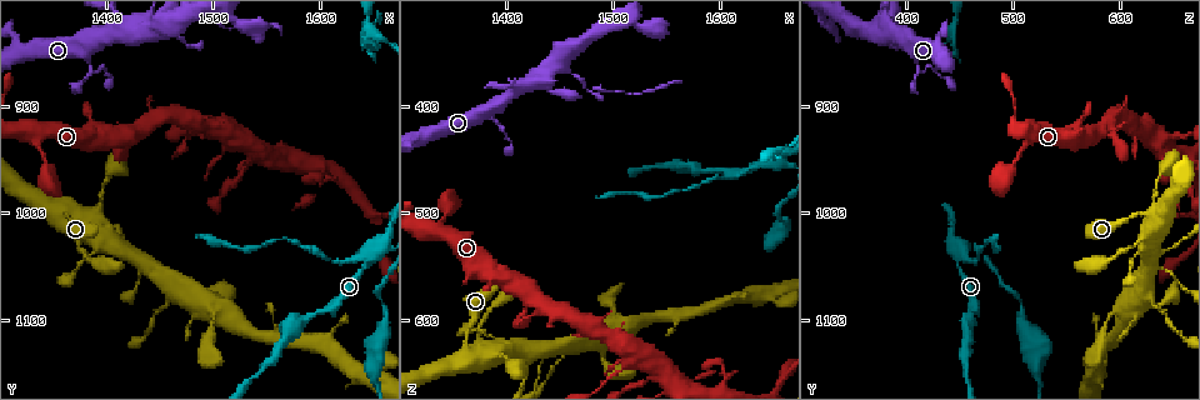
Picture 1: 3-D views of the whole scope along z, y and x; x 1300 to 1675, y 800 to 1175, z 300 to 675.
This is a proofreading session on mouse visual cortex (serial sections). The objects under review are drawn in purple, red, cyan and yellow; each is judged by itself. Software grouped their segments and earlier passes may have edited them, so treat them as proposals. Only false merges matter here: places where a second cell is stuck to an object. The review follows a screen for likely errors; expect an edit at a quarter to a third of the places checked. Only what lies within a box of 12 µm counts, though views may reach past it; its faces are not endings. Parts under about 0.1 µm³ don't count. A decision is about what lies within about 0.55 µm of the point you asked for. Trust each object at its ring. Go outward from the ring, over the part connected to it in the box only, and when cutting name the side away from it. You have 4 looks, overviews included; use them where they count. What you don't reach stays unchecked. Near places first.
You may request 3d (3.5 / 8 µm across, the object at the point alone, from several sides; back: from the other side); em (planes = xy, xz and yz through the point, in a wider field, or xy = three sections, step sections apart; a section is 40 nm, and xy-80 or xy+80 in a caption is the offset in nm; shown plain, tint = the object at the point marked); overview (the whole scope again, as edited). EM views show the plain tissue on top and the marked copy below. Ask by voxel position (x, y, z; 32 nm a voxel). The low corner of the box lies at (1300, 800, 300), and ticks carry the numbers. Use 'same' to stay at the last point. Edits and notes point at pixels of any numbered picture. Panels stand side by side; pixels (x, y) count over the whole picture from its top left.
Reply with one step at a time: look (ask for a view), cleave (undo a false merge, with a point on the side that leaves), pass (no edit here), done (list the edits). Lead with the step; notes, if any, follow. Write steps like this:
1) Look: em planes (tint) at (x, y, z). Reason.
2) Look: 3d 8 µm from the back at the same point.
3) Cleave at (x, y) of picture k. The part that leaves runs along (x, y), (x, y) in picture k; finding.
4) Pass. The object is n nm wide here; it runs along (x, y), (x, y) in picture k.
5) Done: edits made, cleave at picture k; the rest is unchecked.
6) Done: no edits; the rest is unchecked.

Look: 3d 3.5 µm at (1490, 1082, 624). Sharp bend.

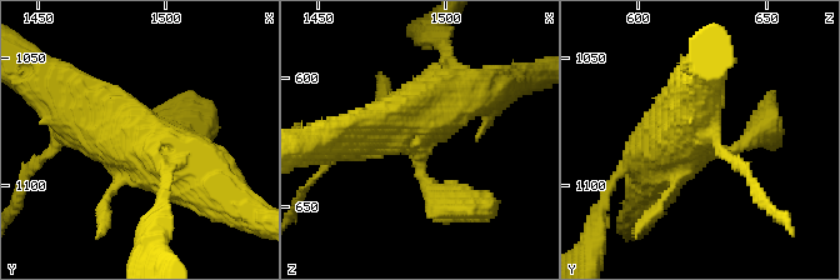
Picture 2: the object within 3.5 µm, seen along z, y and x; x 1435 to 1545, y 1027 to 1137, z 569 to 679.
Look: em planes (tint) at the same point. Now the EM.

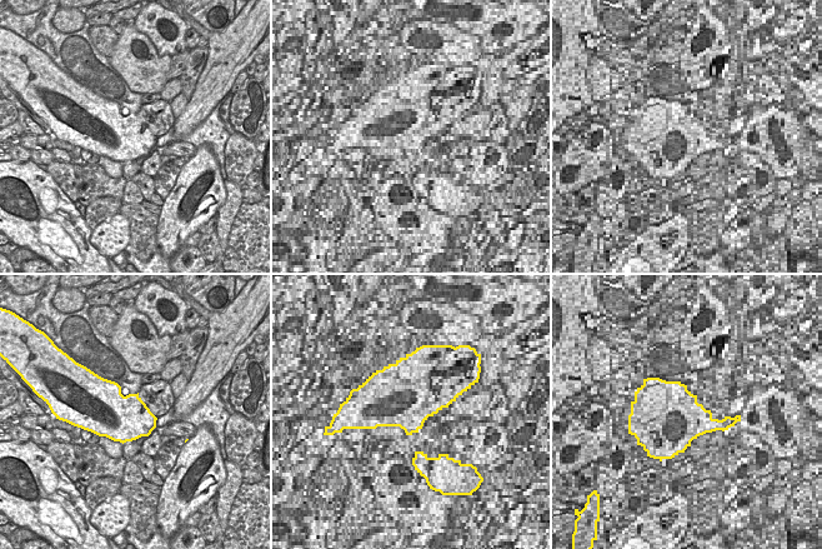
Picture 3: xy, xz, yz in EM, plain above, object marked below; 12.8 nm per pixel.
Pass. It runs along (58, 95), (89, 126), (196, 169) in picture 2; all the same cell.

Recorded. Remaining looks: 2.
Look: 3d 8 µm at (1648, 1038, 452).

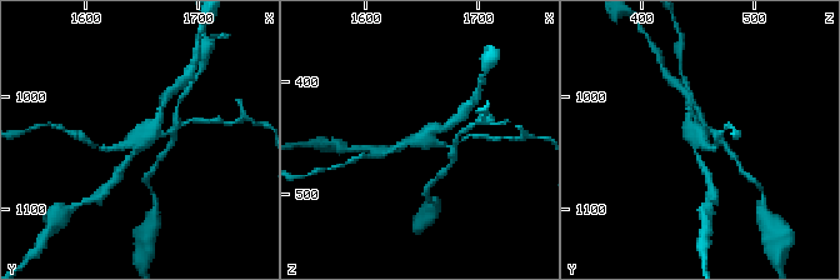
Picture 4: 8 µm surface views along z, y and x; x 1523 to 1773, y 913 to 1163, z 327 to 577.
Look: em xy step 5 (tint) at (1648, 1038, 452). Now the EM.

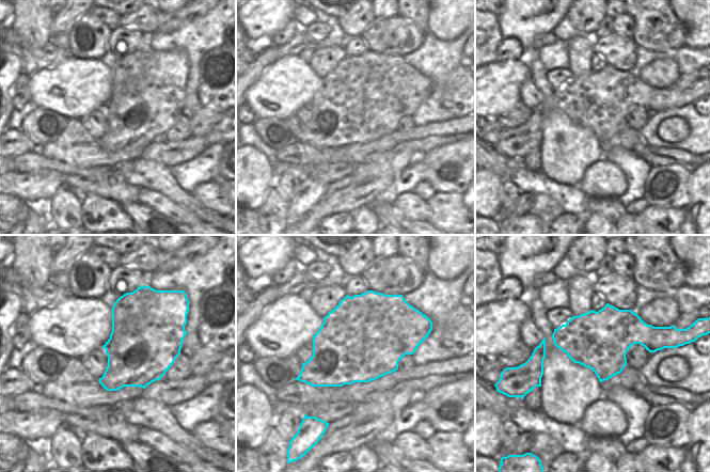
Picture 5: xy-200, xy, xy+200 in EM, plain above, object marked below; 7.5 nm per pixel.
Cleave at (696, 110) of picture 4. The arms are 200, 200, 200, 300 nm wide; the part that leaves runs along (136, 141), (110, 149), (94, 146) in picture 4; a second cell is stuck on.

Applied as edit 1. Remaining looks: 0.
Done: edits made, cleave at picture 4; the rest is unchecked.

